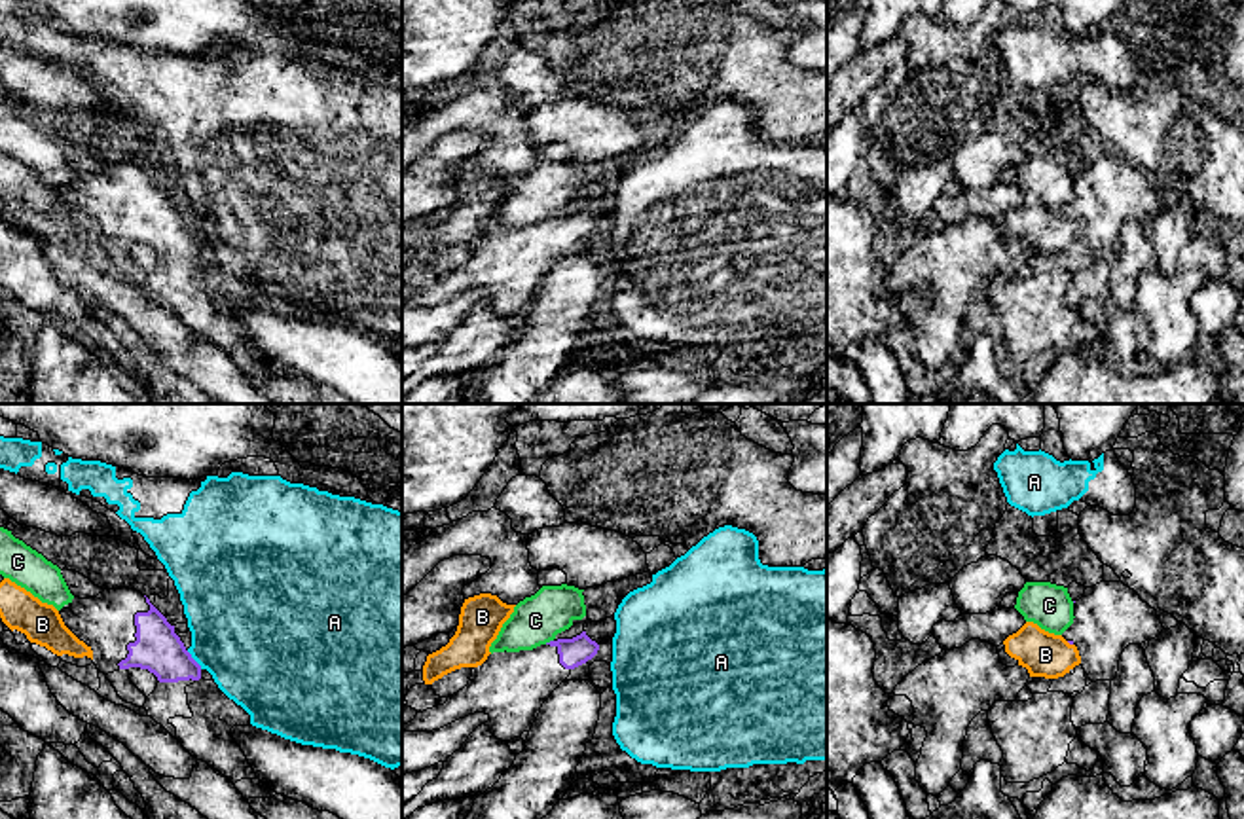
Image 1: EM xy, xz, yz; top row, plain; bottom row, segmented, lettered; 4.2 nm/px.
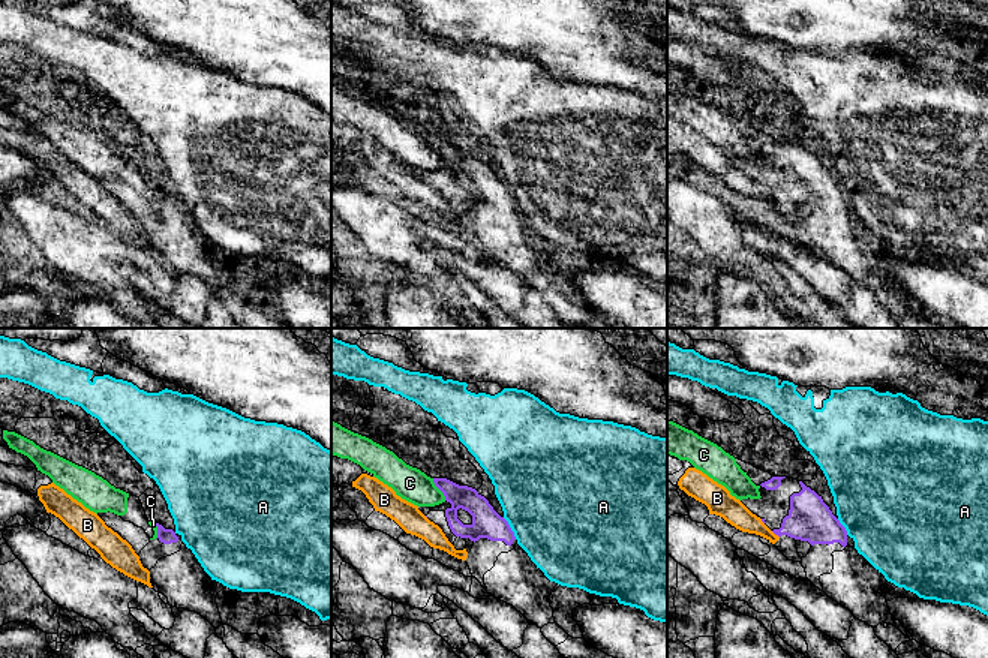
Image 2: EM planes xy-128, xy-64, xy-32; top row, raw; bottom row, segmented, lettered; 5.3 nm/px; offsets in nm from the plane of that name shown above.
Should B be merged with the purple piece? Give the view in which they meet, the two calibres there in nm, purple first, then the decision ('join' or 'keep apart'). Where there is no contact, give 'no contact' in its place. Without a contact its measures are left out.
yz | 20/190 nm | keep apart

